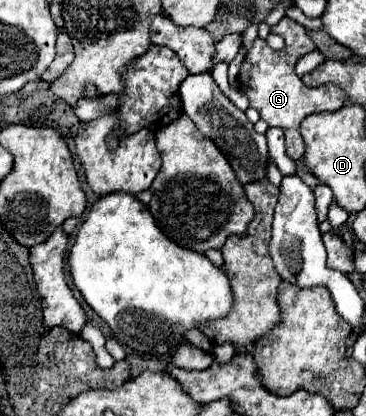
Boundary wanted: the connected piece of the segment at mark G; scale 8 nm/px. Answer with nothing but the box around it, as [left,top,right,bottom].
[238,18,346,160]

